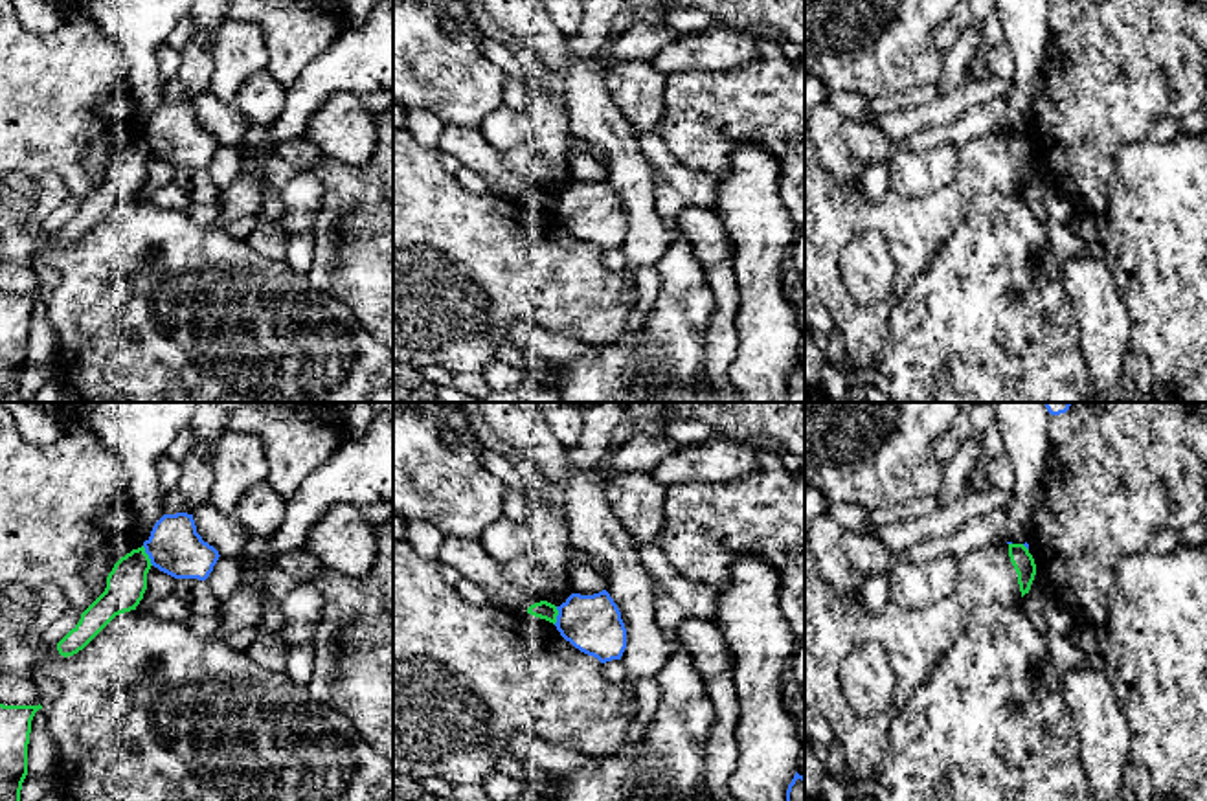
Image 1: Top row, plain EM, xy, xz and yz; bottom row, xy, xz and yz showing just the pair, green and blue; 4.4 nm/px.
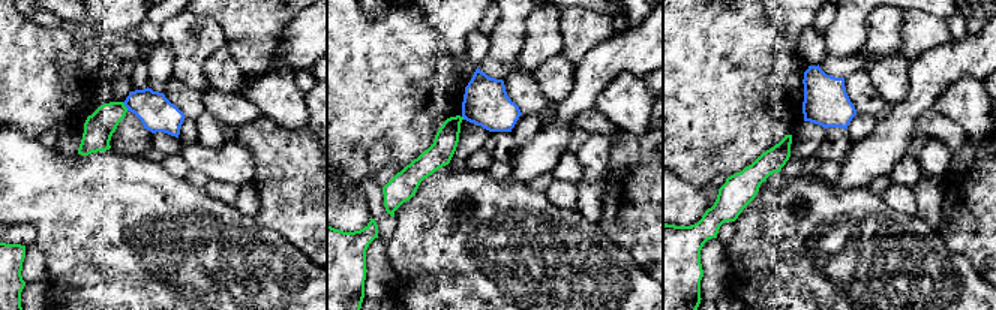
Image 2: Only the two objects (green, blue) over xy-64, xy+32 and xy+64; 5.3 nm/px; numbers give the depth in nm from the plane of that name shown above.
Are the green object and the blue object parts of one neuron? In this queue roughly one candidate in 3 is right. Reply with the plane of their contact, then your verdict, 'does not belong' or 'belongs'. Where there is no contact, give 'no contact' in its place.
contact in xy; does not belong

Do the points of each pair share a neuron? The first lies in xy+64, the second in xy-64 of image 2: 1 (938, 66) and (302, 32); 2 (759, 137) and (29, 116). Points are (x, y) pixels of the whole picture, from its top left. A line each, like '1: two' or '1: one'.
1: one
2: one

